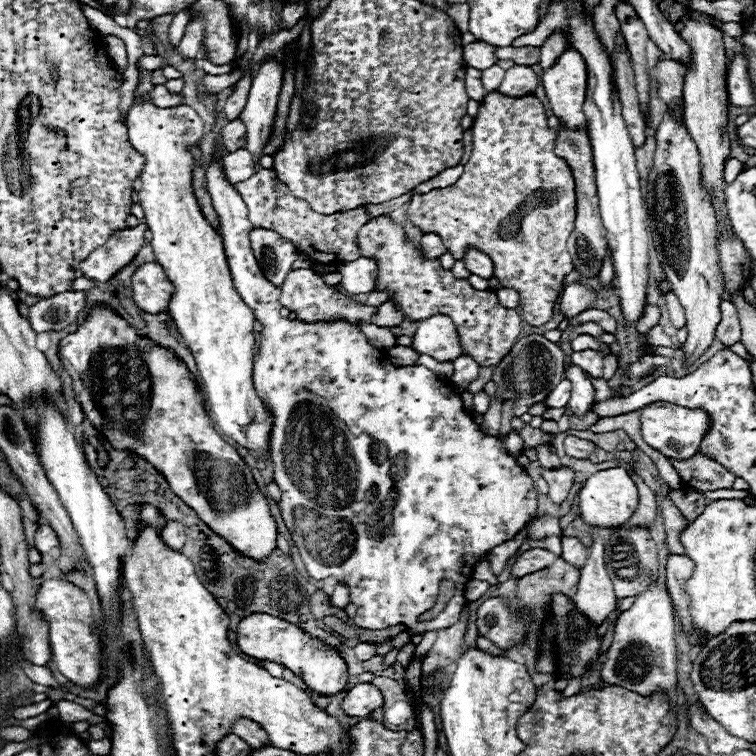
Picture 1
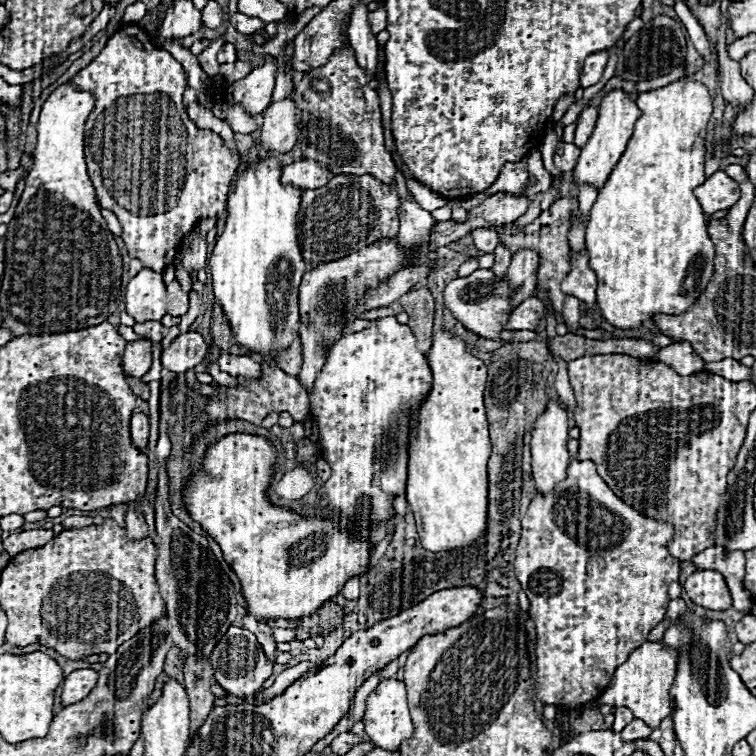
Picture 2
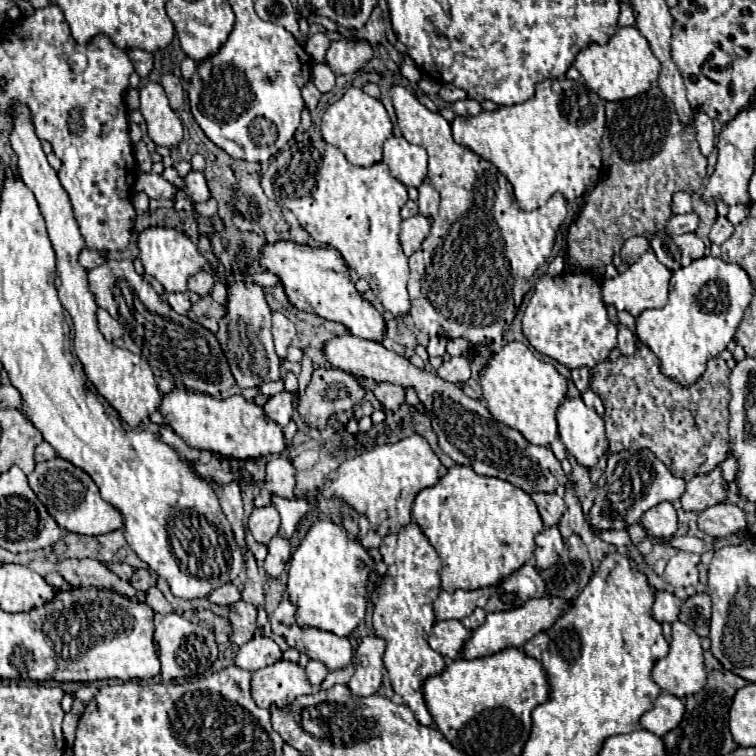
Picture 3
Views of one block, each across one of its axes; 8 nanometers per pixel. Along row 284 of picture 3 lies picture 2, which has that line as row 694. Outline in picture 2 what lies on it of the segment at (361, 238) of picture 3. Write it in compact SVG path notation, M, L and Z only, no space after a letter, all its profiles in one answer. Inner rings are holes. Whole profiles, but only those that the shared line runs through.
M384 680L378 684L378 688L368 696L366 700L366 714L362 718L364 722L364 728L366 728L366 734L370 736L370 740L384 748L384 750L398 750L400 744L410 738L414 734L414 724L410 720L410 714L408 714L408 702L406 702L406 686L404 682L400 680Z

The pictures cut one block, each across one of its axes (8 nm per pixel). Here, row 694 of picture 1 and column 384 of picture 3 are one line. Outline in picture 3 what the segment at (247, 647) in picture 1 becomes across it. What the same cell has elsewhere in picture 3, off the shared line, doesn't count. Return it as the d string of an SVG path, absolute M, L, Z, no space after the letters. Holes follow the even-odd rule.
M278 240L276 244L264 244L264 248L260 248L260 266L276 274L294 308L340 322L354 336L376 342L382 340L386 330L384 318L368 300L358 294L342 256L334 248L312 248L306 244Z

